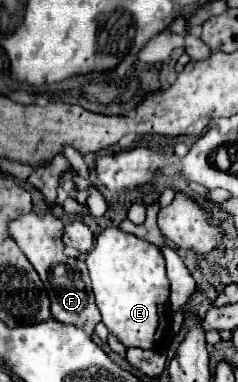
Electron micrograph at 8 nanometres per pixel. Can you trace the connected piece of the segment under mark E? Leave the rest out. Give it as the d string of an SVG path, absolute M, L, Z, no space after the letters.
M105 229L97 241L95 247L87 253L87 269L93 283L95 303L103 315L103 323L125 347L139 347L139 349L153 349L157 339L163 339L163 333L167 329L167 317L169 317L169 279L165 275L165 257L161 251L147 243L137 239L135 235L123 233L119 229Z

